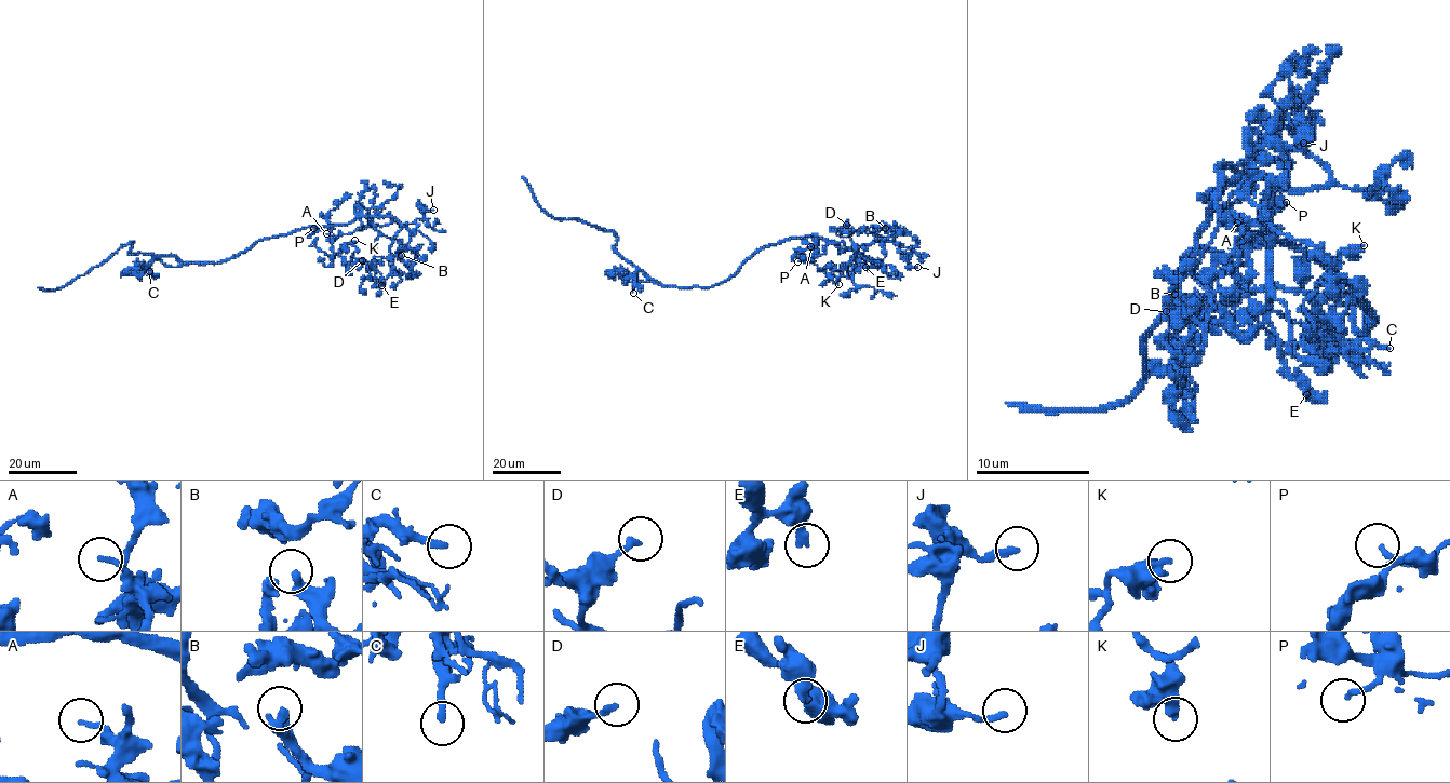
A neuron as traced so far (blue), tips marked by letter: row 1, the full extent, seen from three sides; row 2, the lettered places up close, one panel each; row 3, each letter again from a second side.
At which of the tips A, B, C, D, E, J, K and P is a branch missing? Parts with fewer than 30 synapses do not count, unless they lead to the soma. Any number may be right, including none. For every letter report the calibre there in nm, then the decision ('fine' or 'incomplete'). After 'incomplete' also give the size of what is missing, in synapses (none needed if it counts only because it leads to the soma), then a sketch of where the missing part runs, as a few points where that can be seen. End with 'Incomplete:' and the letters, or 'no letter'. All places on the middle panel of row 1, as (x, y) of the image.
A: 150 nm thick; fine
B: 280 nm thick; fine
C: 240 nm thick; fine
D: 240 nm thick; fine
E: 440 nm thick; fine
J: 200 nm thick; fine
K: 360 nm thick; fine
P: 160 nm thick; fine
Incomplete: no letter

